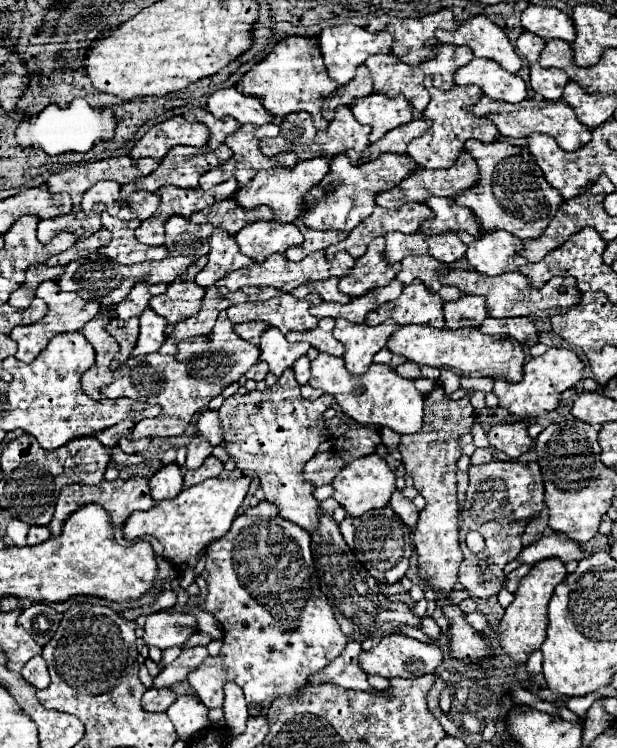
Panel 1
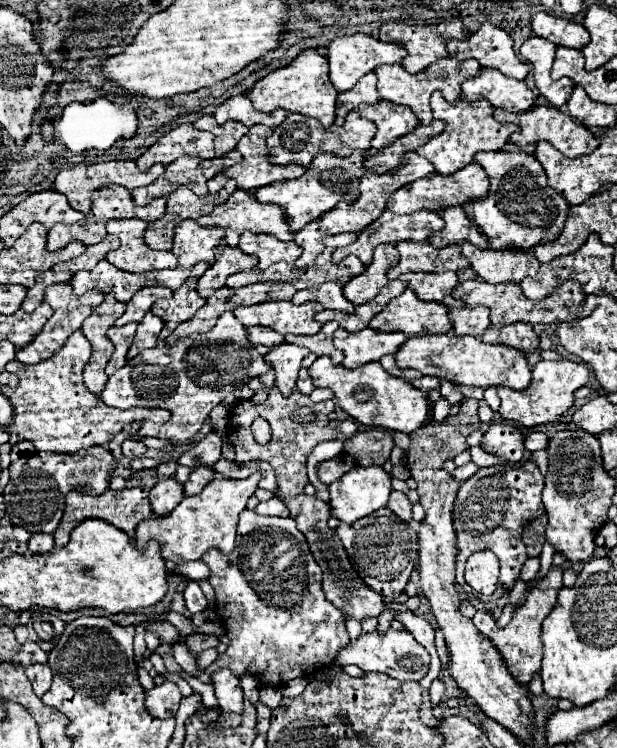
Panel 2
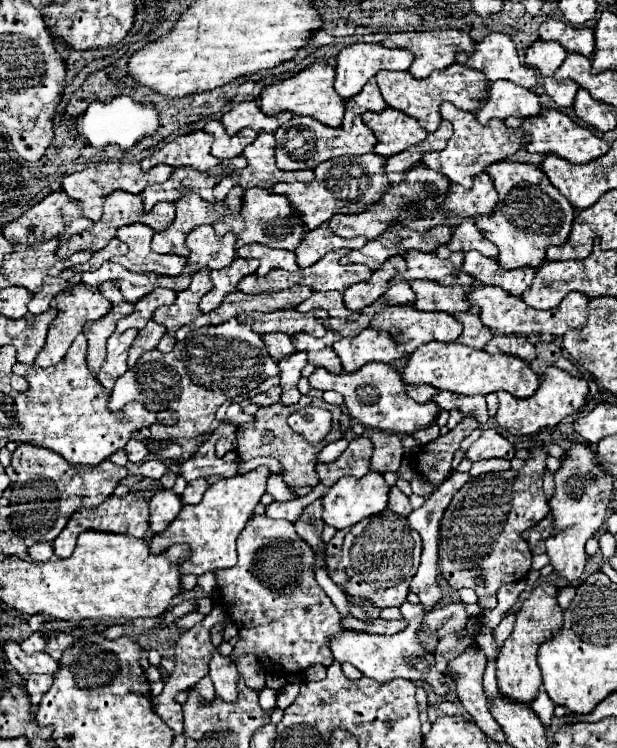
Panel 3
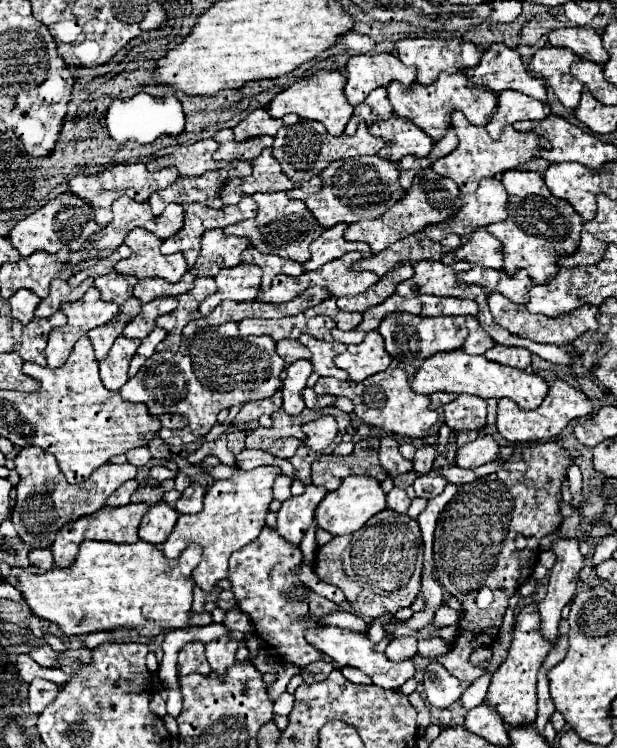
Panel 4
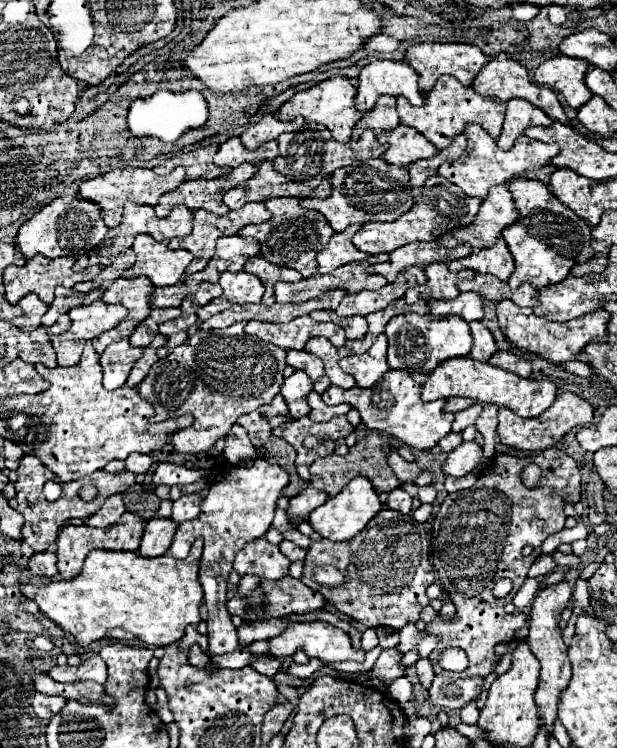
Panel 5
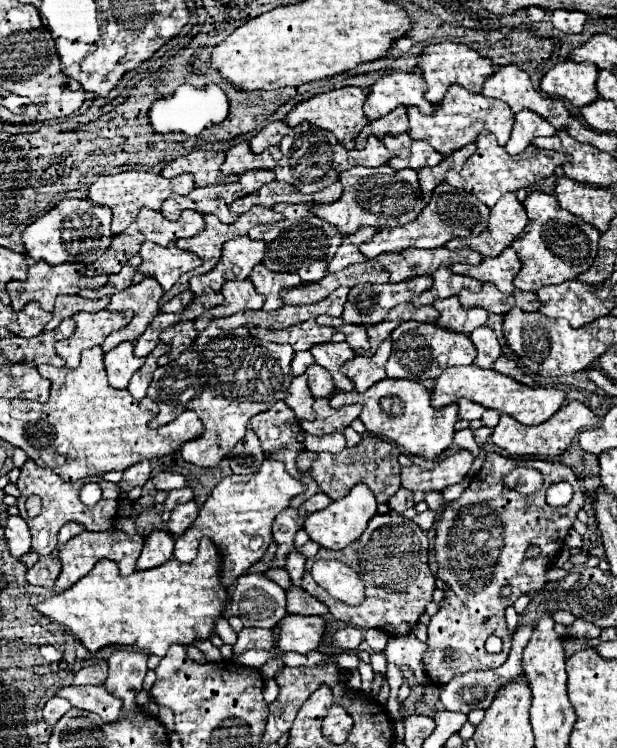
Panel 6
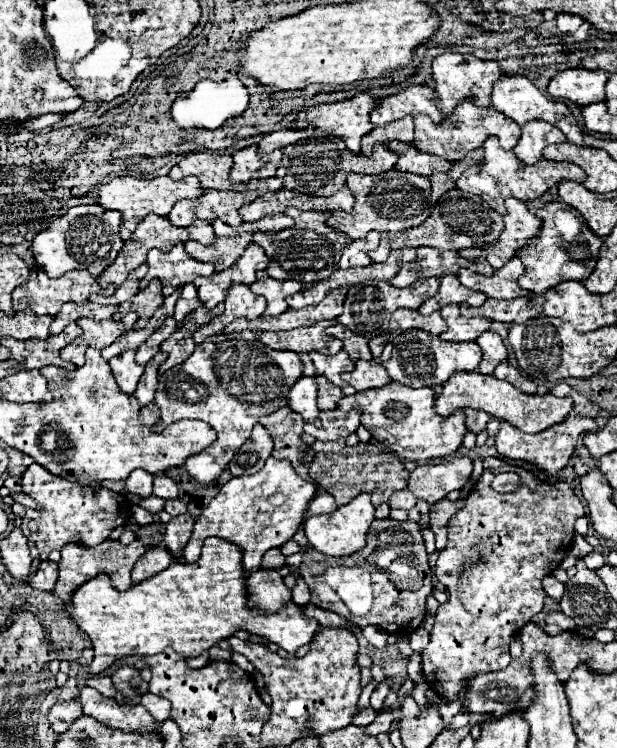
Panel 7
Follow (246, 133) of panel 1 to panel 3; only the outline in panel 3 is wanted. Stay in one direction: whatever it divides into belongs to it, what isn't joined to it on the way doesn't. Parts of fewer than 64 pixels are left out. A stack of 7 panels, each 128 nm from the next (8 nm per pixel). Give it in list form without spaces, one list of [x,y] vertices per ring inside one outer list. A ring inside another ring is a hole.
[[[258,132],[256,140],[252,144],[248,144],[244,148],[244,156],[248,160],[248,166],[236,174],[224,176],[220,182],[220,190],[218,184],[214,188],[214,198],[222,200],[228,190],[232,186],[242,186],[242,188],[252,188],[252,186],[260,186],[260,188],[270,188],[276,182],[310,182],[314,180],[314,172],[312,170],[298,170],[298,172],[284,172],[280,168],[276,168],[274,162],[274,134],[270,132]]]

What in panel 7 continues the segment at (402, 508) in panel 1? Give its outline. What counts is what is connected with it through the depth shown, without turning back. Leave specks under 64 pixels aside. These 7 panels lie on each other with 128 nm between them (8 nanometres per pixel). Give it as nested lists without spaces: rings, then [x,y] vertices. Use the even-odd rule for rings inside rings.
[[[400,490],[400,492],[394,492],[388,500],[390,508],[404,508],[404,510],[412,510],[416,506],[416,496],[408,490]]]

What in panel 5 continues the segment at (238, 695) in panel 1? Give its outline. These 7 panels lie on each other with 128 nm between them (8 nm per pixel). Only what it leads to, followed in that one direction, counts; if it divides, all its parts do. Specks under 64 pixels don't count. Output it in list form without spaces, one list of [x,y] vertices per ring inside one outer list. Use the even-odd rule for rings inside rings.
[[[258,458],[252,466],[246,466],[246,468],[230,466],[222,474],[222,478],[210,486],[208,496],[202,502],[200,516],[192,522],[178,524],[174,542],[168,550],[172,558],[186,558],[192,542],[196,538],[204,538],[204,552],[202,552],[198,574],[200,574],[200,584],[204,588],[204,602],[208,606],[208,642],[210,642],[208,652],[210,656],[228,654],[240,646],[236,628],[230,622],[230,614],[226,610],[228,574],[232,572],[232,560],[236,552],[240,552],[240,548],[246,542],[264,536],[266,530],[270,528],[274,510],[276,510],[276,500],[286,484],[288,484],[288,472],[262,458]]]

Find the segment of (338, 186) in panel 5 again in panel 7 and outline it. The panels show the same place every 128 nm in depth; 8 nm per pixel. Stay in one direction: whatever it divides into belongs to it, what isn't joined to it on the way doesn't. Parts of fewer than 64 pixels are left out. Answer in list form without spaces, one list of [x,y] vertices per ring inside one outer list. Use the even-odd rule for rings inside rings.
[[[396,168],[382,174],[350,174],[346,186],[354,194],[356,202],[352,212],[336,210],[330,212],[328,224],[350,238],[364,238],[370,230],[378,232],[402,232],[412,226],[420,226],[430,216],[430,188],[428,178],[410,172],[400,172]]]

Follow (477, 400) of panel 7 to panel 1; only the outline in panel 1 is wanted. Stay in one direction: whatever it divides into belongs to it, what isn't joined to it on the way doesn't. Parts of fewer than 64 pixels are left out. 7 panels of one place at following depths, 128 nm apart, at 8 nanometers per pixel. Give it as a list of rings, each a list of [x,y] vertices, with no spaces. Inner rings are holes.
[[[408,324],[400,326],[388,338],[388,350],[400,354],[416,364],[436,366],[436,368],[452,368],[458,370],[462,376],[490,376],[490,378],[508,378],[510,382],[518,382],[522,376],[524,366],[524,350],[520,342],[504,336],[488,336],[482,334],[480,328],[432,328],[422,324]]]

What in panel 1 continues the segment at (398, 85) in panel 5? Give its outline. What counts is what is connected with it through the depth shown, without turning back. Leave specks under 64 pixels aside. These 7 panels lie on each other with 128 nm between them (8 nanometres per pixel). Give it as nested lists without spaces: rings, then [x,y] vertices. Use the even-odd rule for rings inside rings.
[[[342,24],[342,26],[332,26],[332,28],[324,28],[318,36],[320,40],[320,48],[322,48],[322,56],[324,56],[324,64],[328,68],[328,74],[332,76],[334,82],[338,82],[338,86],[348,84],[352,80],[352,74],[356,72],[356,66],[364,64],[364,60],[372,54],[378,52],[390,52],[392,48],[392,36],[388,32],[368,32],[364,28],[358,28],[354,24]]]

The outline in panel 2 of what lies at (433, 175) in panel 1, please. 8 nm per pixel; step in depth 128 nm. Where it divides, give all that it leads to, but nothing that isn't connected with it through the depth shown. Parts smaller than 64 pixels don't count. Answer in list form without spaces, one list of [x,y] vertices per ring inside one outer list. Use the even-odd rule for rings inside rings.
[[[476,162],[460,168],[458,172],[454,174],[448,174],[448,176],[442,176],[438,172],[434,172],[434,176],[426,176],[426,178],[420,178],[412,184],[406,184],[404,188],[396,190],[388,202],[386,202],[386,208],[396,212],[396,214],[408,214],[408,212],[416,212],[420,208],[426,208],[426,210],[438,210],[438,208],[446,208],[446,206],[452,206],[452,204],[464,204],[468,200],[474,200],[474,198],[480,198],[480,196],[486,196],[488,192],[488,176],[484,172],[484,168]]]

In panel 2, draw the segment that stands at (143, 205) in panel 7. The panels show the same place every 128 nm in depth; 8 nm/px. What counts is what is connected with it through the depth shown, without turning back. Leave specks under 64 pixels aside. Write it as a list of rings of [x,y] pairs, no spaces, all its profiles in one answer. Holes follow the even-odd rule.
[[[110,160],[110,162],[98,162],[98,164],[78,164],[74,168],[66,168],[60,170],[56,180],[54,180],[54,190],[66,194],[68,202],[72,204],[72,208],[76,208],[78,212],[88,212],[90,208],[90,194],[106,184],[120,184],[128,190],[134,190],[138,186],[148,186],[152,184],[160,174],[164,172],[164,164],[156,164],[152,166],[148,172],[140,172],[134,164],[134,160]]]

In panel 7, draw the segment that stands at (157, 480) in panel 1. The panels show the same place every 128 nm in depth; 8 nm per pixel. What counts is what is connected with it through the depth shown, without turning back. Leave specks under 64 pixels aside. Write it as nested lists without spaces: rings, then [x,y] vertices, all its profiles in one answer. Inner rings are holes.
[[[150,546],[146,550],[146,554],[134,564],[132,584],[138,584],[140,580],[146,580],[148,576],[154,576],[156,572],[168,568],[172,562],[174,562],[174,556],[168,552],[168,548]]]

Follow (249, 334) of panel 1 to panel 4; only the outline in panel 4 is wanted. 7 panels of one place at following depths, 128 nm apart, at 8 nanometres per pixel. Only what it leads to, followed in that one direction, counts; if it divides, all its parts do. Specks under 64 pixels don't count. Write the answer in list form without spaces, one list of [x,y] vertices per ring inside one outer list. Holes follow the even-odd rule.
[[[280,340],[276,342],[276,352],[282,356],[286,364],[292,364],[298,358],[310,358],[310,352],[298,340]]]

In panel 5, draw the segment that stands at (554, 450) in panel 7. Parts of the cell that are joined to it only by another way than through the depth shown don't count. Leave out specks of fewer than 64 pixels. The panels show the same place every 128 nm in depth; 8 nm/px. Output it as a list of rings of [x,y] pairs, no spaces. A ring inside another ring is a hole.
[[[562,392],[556,396],[554,404],[536,418],[520,418],[508,406],[500,406],[498,420],[500,420],[498,422],[498,438],[502,444],[518,448],[518,450],[544,450],[544,448],[552,448],[574,426],[590,424],[592,422],[592,406],[572,392]]]

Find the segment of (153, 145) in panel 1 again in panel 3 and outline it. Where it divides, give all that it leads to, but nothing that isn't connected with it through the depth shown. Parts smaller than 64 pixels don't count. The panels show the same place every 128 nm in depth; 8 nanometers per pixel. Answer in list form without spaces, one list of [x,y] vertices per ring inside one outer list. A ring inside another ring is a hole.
[[[196,130],[196,132],[184,134],[184,136],[176,136],[166,146],[156,150],[152,156],[146,156],[140,162],[140,166],[146,172],[156,164],[168,164],[174,168],[192,166],[192,168],[204,172],[204,170],[220,164],[220,160],[210,154],[210,146],[212,146],[212,134]]]

